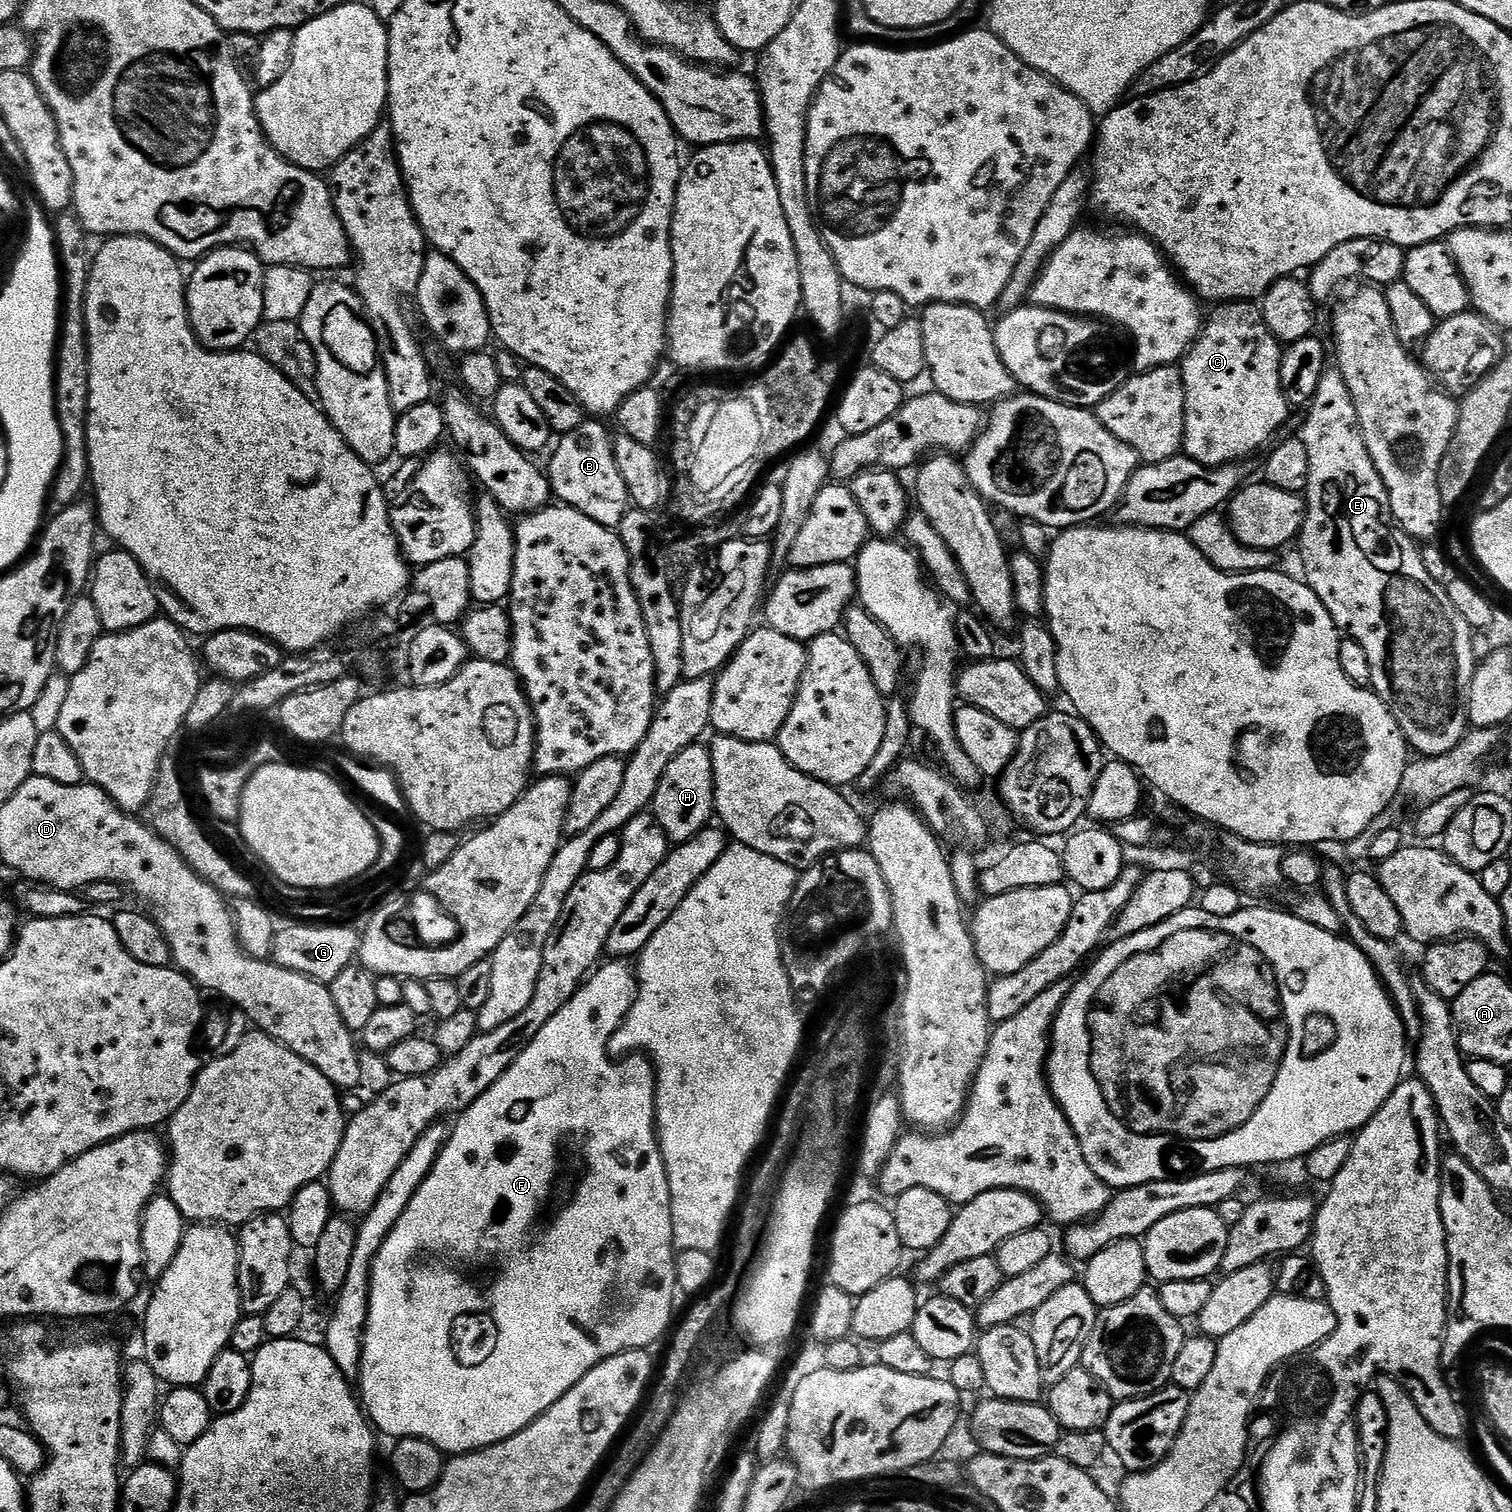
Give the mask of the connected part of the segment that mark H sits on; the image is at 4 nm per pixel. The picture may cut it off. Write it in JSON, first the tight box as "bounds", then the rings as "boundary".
{"bounds":[651,742,716,845],"boundary":[[[697,742],[686,746],[662,774],[658,790],[652,799],[651,815],[662,826],[664,835],[673,845],[684,844],[694,838],[703,828],[713,823],[716,803],[714,802],[714,770],[712,769],[712,749]]]}

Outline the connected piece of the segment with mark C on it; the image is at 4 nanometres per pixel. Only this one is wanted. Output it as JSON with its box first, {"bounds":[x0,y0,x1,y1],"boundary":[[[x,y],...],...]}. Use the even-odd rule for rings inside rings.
{"bounds":[1182,300,1290,468],"boundary":[[[1233,300],[1231,302],[1220,302],[1211,313],[1207,313],[1203,328],[1200,329],[1200,337],[1192,343],[1188,350],[1188,355],[1182,361],[1182,371],[1184,373],[1184,393],[1186,394],[1186,406],[1184,407],[1184,447],[1183,455],[1189,456],[1194,462],[1205,464],[1208,468],[1221,468],[1224,464],[1243,461],[1243,456],[1252,456],[1284,423],[1288,420],[1290,405],[1286,397],[1282,394],[1280,385],[1280,353],[1282,345],[1280,341],[1270,334],[1266,326],[1264,316],[1260,313],[1259,307],[1255,303],[1247,300]]]}

